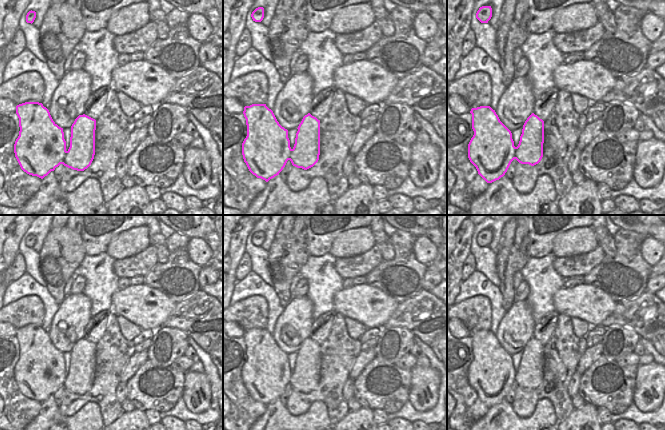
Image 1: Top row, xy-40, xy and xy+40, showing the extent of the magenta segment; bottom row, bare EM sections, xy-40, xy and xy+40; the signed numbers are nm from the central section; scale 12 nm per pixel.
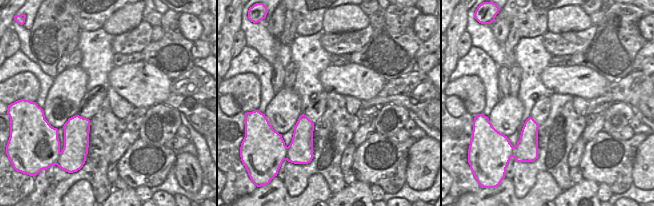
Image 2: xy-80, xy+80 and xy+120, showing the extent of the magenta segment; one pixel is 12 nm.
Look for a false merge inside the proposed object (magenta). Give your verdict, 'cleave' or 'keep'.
keep

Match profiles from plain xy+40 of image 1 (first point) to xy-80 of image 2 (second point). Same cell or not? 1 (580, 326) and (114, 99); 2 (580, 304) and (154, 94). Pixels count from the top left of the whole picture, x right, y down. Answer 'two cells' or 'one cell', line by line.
1: one cell
2: one cell

